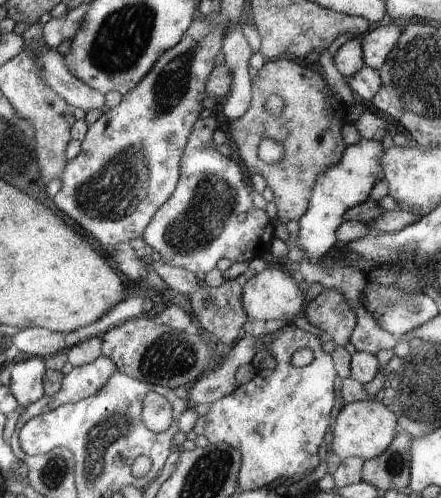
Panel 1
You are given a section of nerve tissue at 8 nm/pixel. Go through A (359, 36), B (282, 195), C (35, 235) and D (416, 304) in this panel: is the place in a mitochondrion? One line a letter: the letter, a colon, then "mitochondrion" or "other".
A: other
B: other
C: other
D: mitochondrion

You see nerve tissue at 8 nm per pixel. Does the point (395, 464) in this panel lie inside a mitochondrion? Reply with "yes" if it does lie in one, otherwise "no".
yes

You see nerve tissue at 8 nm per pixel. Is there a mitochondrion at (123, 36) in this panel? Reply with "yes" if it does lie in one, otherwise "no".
yes

